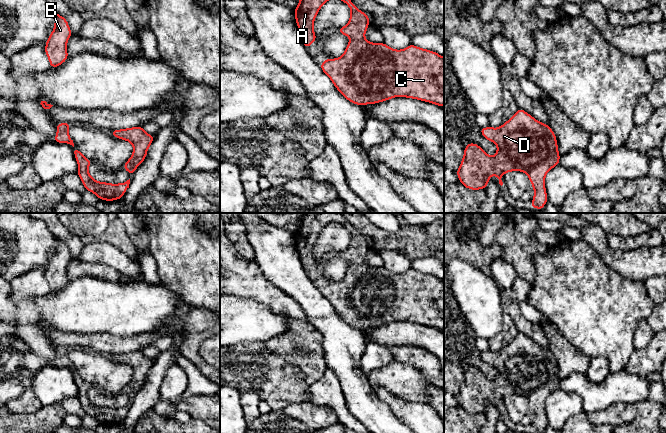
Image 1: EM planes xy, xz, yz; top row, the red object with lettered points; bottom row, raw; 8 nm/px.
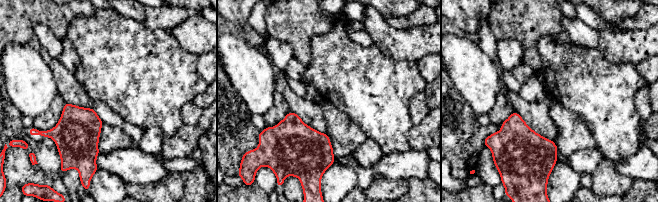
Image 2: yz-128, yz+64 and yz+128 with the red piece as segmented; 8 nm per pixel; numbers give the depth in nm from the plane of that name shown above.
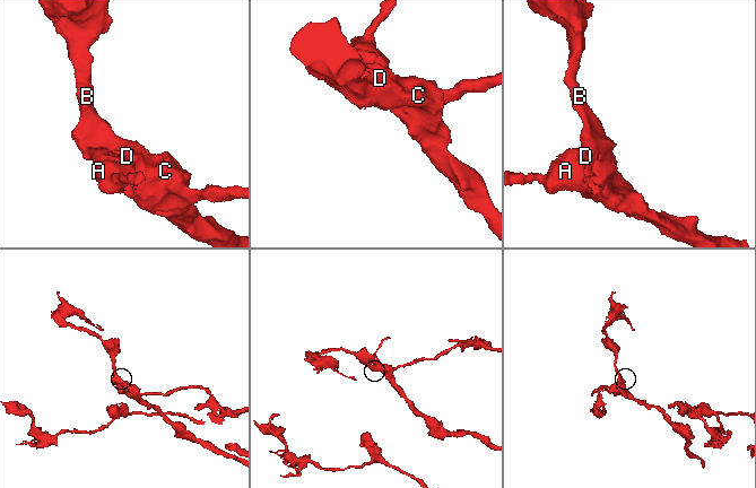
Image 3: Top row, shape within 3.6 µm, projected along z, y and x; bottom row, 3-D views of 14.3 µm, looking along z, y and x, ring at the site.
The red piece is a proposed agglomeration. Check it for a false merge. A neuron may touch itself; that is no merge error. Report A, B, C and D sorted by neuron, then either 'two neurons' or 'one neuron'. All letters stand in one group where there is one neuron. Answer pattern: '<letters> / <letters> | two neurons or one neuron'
A B C D | one neuron

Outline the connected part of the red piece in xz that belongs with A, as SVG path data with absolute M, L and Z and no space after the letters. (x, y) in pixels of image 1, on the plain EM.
M306 213L302 216L299 228L294 233L295 244L304 271L311 270L317 263L313 248L320 232L329 223L340 223L351 234L349 246L346 250L338 252L339 258L349 260L351 263L344 278L339 282L323 284L320 292L331 303L336 313L350 326L357 329L375 328L387 325L394 321L406 321L444 330L444 281L438 277L410 268L405 273L395 274L385 267L372 267L365 263L365 256L369 251L369 240L360 235L345 219L342 213Z

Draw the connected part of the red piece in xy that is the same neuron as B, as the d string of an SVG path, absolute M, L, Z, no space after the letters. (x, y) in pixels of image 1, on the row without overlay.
M56 236L54 238L54 254L45 268L45 277L51 292L58 291L67 284L67 265L72 259L67 244Z

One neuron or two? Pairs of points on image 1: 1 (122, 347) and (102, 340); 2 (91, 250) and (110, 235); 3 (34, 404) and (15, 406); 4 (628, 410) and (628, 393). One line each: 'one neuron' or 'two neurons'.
1: one neuron
2: two neurons
3: one neuron
4: two neurons

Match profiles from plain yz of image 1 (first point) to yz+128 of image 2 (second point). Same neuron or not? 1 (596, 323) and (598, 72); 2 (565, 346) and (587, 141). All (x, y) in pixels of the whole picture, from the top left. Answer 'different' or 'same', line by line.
1: same
2: same

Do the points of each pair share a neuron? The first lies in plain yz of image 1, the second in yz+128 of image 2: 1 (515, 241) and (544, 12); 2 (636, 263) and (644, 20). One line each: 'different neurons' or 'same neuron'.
1: same neuron
2: different neurons

